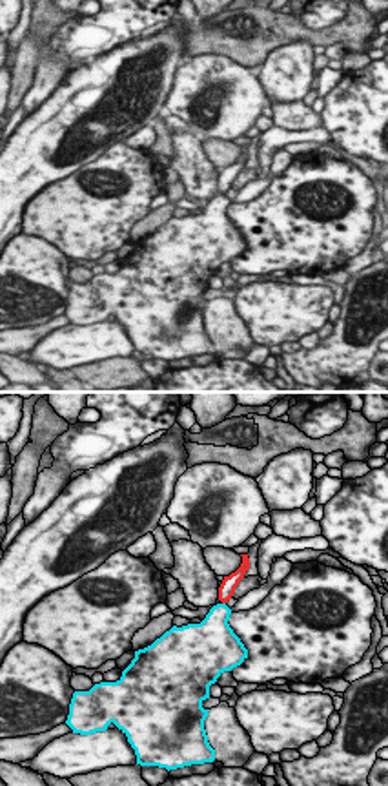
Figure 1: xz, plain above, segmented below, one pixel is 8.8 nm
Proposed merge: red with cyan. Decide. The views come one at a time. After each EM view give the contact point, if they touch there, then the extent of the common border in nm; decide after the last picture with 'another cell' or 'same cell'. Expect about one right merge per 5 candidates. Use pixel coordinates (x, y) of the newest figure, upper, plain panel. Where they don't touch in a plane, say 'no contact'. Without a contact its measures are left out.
no contact

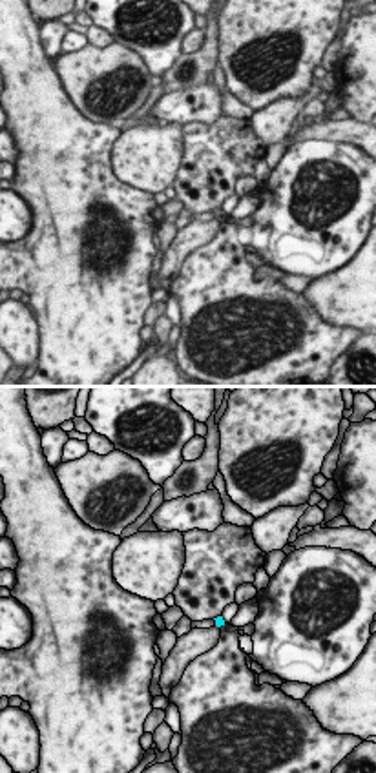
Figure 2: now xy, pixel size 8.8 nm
no contact

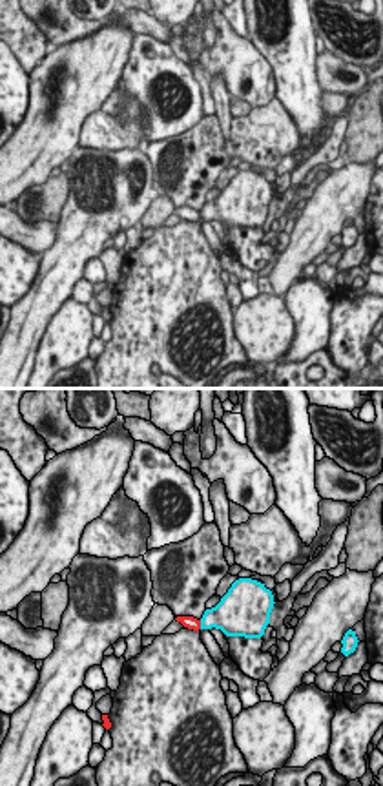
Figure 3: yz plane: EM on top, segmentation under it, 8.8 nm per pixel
(199, 216) | 80 nm

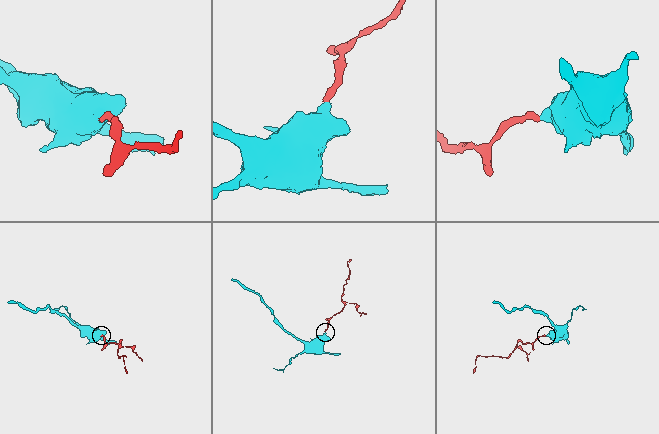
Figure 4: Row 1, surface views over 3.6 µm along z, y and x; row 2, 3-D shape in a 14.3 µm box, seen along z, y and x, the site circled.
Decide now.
another cell

